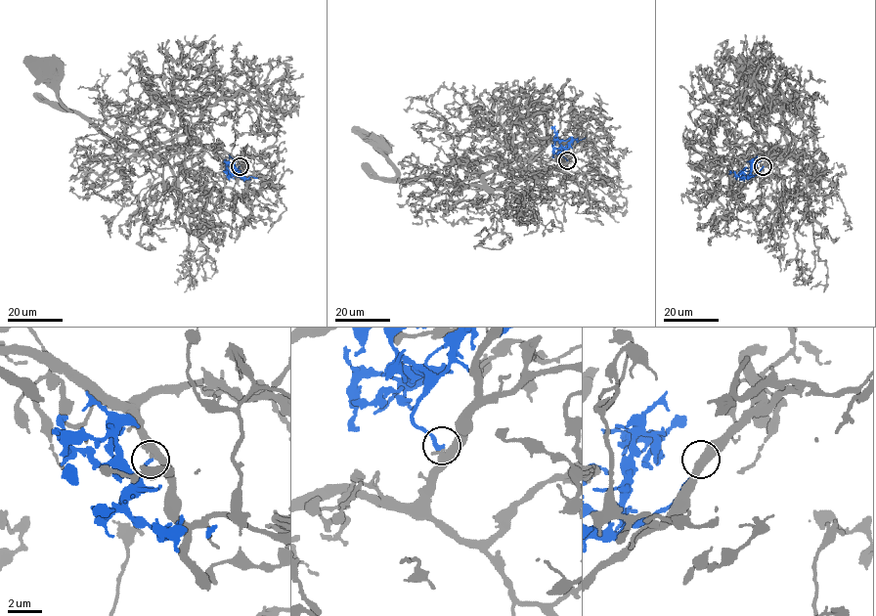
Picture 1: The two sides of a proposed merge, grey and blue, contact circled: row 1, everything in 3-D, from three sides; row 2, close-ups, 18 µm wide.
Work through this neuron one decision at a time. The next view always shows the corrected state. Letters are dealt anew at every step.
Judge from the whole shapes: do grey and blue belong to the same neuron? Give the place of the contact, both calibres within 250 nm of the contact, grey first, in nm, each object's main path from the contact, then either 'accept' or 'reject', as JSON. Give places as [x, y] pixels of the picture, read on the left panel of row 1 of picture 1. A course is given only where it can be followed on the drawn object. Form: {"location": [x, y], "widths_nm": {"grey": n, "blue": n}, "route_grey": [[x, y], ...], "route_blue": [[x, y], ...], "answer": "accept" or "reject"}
{"location": [240, 166], "widths_nm": {"grey": 400, "blue": 200}, "route_grey": [[240, 165], [234, 156], [208, 145], [162, 146], [155, 155], [117, 147], [61, 102], [51, 71]], "route_blue": [[240, 165], [235, 173], [237, 175], [226, 171], [228, 175], [223, 170]], "answer": "reject"}

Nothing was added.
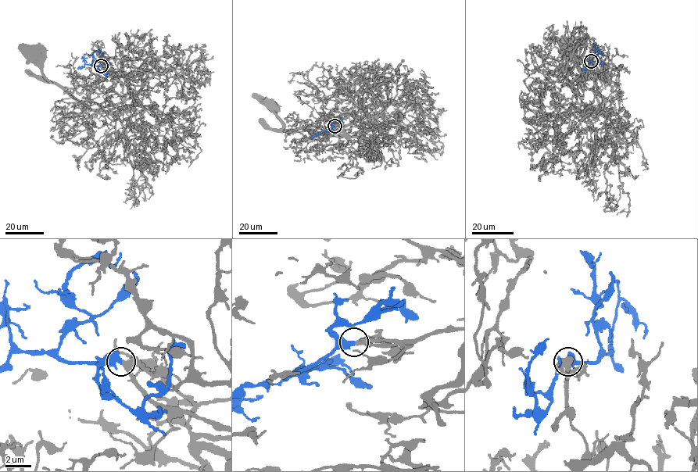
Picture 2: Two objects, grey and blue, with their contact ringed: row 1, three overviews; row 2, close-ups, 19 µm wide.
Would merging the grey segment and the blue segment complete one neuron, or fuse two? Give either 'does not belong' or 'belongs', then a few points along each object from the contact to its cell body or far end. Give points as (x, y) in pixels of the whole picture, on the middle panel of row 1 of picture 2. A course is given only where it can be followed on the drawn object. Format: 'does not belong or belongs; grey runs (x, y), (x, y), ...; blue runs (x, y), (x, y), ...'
belongs; grey runs (334, 126), (363, 125), (374, 118), (371, 127), (358, 136), (314, 134), (302, 129), (285, 130), (270, 103); blue runs (334, 126), (325, 131), (334, 130)

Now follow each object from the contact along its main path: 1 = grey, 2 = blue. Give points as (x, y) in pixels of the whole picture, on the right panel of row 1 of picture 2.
1: (590, 61), (590, 74), (581, 76), (582, 81), (602, 98), (599, 108), (595, 78), (583, 72), (566, 49)
2: (590, 61), (596, 59), (595, 43)

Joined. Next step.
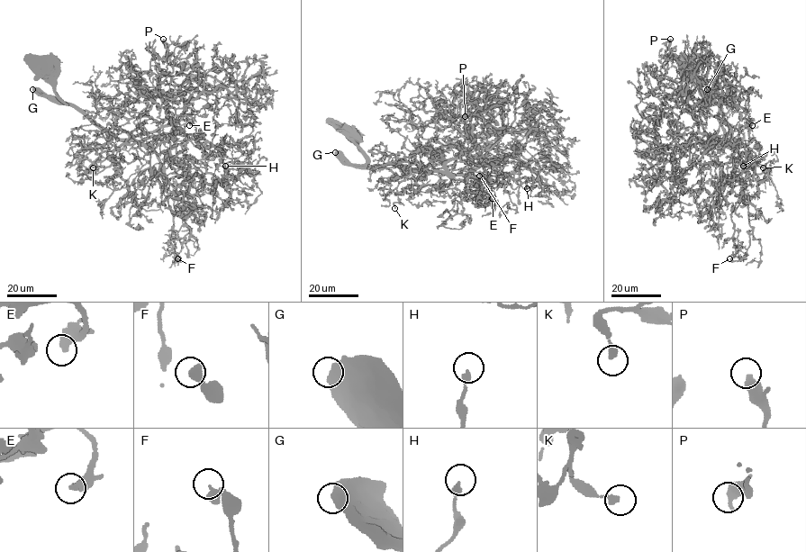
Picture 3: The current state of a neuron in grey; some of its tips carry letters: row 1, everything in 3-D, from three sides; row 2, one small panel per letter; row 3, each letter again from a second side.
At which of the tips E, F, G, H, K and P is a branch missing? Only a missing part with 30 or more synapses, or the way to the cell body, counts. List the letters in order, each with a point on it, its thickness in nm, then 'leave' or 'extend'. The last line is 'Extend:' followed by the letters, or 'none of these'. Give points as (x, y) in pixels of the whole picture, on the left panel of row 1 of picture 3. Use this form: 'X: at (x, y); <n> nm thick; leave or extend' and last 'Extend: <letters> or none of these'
E: at (189, 125); 360 nm thick; extend
F: at (177, 258); 420 nm thick; leave
G: at (32, 89); 700 nm thick; leave
H: at (225, 166); 280 nm thick; leave
K: at (93, 167); 280 nm thick; leave
P: at (163, 39); 440 nm thick; leave
Extend: E

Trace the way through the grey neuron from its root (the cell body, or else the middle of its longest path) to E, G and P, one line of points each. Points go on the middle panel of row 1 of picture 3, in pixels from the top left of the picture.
E: (351, 131), (369, 166), (448, 173), (466, 180), (465, 200), (490, 190), (492, 198)
G: (351, 131), (352, 140), (366, 162), (354, 164), (335, 152)
P: (351, 131), (369, 166), (445, 171), (448, 162), (475, 144), (460, 114), (460, 104), (475, 102), (465, 116)

